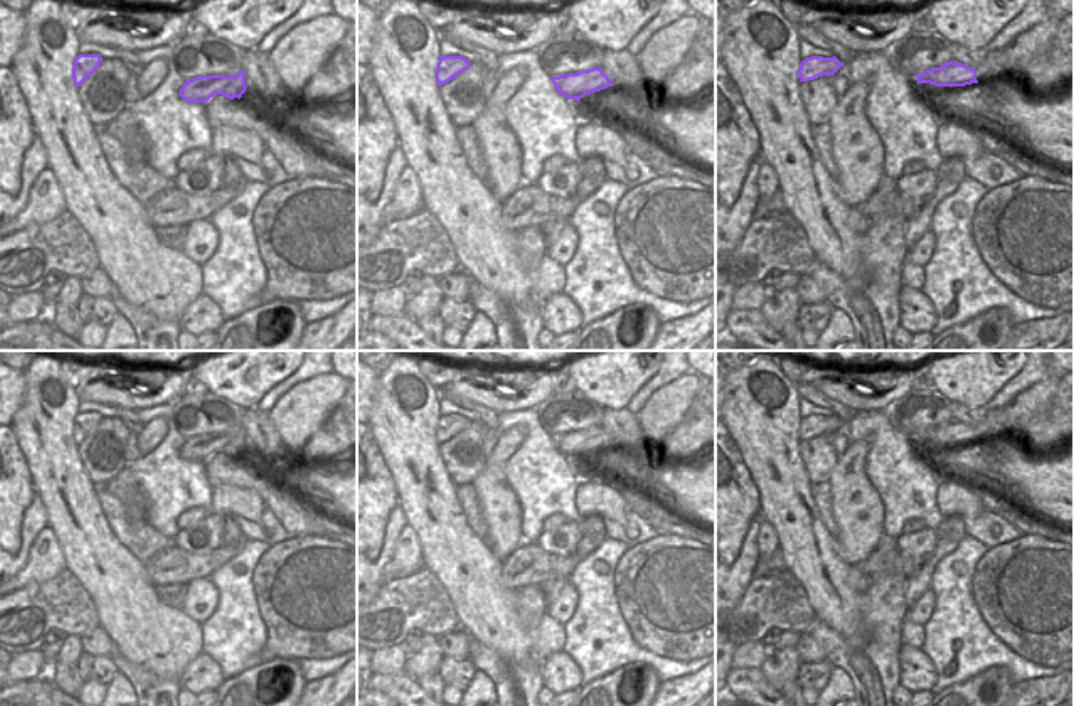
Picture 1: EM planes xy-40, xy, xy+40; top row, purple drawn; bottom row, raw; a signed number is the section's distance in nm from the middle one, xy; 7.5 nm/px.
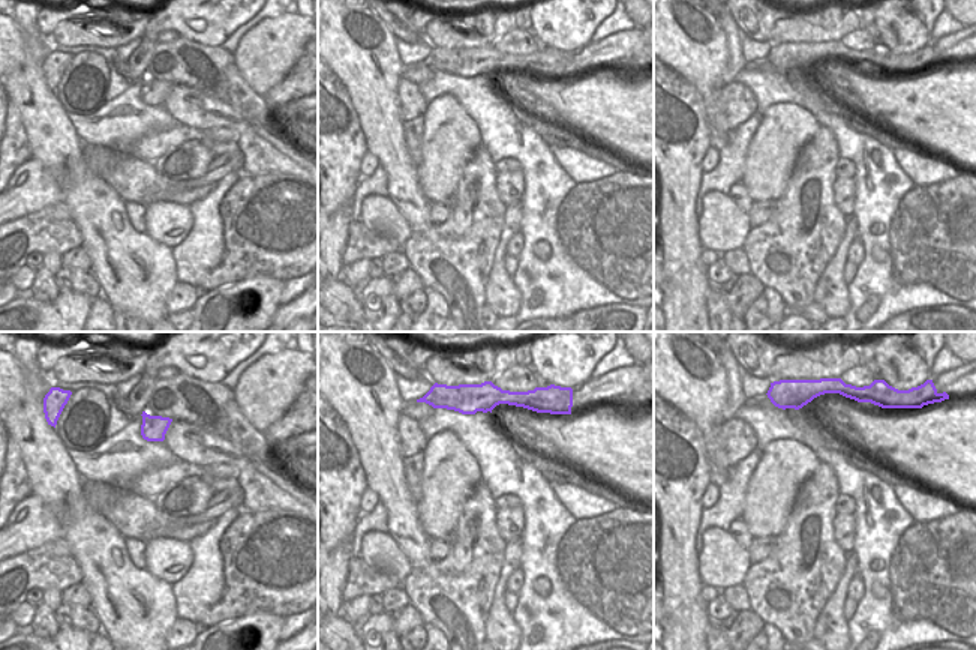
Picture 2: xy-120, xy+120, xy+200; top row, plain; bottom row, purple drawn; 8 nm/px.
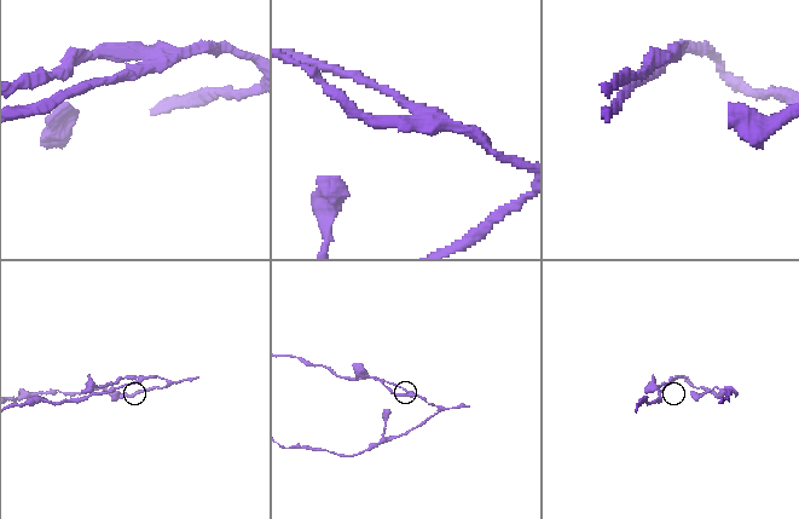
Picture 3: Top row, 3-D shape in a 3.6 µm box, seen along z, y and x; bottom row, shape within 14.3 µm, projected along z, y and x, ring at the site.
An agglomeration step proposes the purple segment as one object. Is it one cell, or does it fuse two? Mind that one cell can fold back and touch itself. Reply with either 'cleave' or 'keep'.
cleave

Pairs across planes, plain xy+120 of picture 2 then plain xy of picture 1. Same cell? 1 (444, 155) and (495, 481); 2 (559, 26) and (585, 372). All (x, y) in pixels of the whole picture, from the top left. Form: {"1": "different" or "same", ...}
{"1": "same", "2": "same"}

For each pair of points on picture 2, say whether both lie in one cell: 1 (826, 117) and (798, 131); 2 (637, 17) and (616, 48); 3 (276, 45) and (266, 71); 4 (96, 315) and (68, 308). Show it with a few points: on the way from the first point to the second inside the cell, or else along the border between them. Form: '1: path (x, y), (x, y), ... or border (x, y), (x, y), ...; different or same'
1: border (811, 114), (820, 125); different
2: border (634, 24), (637, 26); different
3: path (270, 51), (266, 56), (266, 65); same
4: border (93, 302), (87, 315); different

